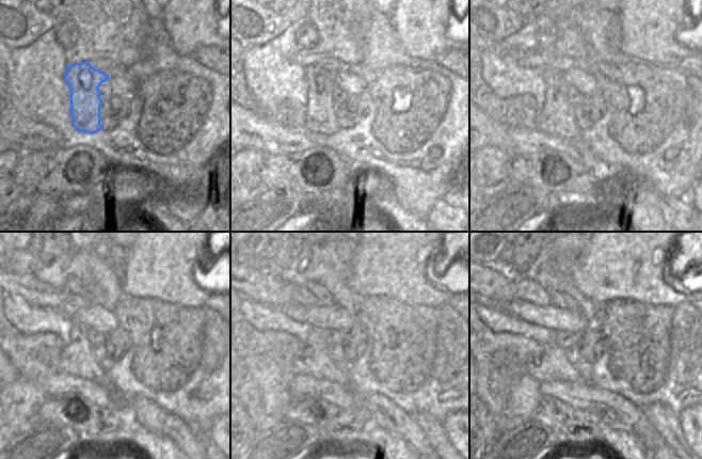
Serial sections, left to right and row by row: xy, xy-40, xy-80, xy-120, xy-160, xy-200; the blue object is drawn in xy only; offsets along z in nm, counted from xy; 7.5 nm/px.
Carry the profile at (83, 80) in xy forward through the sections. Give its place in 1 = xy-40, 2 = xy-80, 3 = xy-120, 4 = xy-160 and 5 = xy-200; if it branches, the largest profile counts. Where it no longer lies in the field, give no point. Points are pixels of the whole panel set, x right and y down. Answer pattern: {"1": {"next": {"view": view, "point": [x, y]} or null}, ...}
{"1": {"next": {"view": "xy-40", "point": [320, 119]}}, "2": {"next": {"view": "xy-80", "point": [555, 117]}}, "3": {"next": {"view": "xy-120", "point": [76, 359]}}, "4": {"next": {"view": "xy-160", "point": [313, 359]}}, "5": {"next": {"view": "xy-200", "point": [549, 363]}}}

